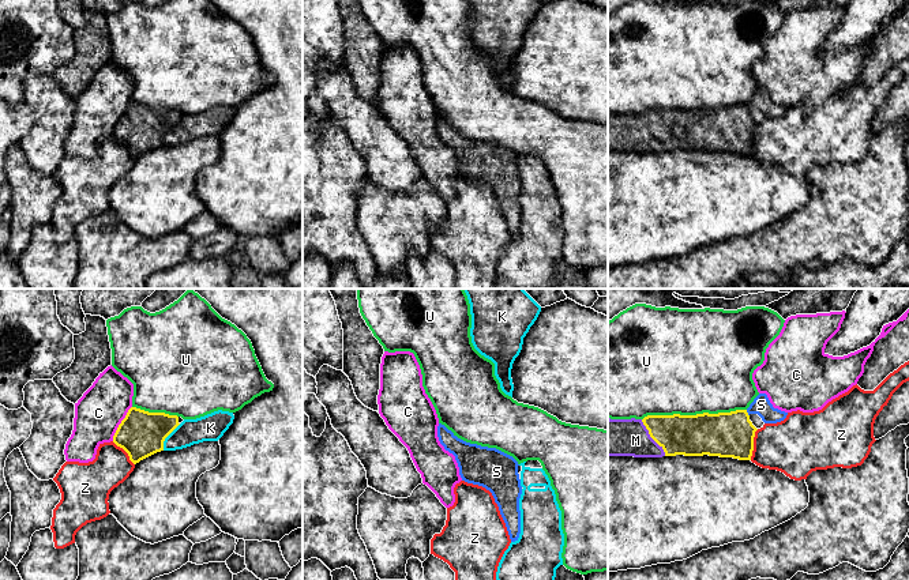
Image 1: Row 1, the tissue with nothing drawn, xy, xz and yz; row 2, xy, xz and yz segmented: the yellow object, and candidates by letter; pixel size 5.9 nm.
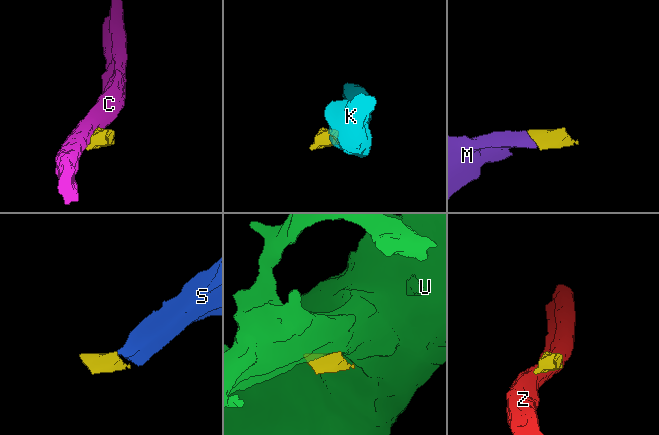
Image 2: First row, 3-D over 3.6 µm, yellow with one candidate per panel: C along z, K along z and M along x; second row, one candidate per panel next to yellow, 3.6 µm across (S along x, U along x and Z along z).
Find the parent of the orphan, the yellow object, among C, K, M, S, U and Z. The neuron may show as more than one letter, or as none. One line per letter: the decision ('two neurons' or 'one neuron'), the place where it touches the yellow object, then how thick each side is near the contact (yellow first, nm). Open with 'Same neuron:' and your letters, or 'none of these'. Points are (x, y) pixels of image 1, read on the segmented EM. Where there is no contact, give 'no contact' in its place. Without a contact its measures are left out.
Same neuron: M, S
C: two neurons; contact xy (120, 424); calibres 280 and 280 nm
K: two neurons; contact xy (166, 436); calibres 280 and 150 nm
M: one neuron; contact yz (650, 436); calibres 240 and 220 nm
S: one neuron; contact yz (747, 413); calibres 280 and 110 nm
U: two neurons; contact yz (694, 415); calibres 280 and 480 nm
Z: two neurons; contact yz (752, 444); calibres 280 and 340 nm

